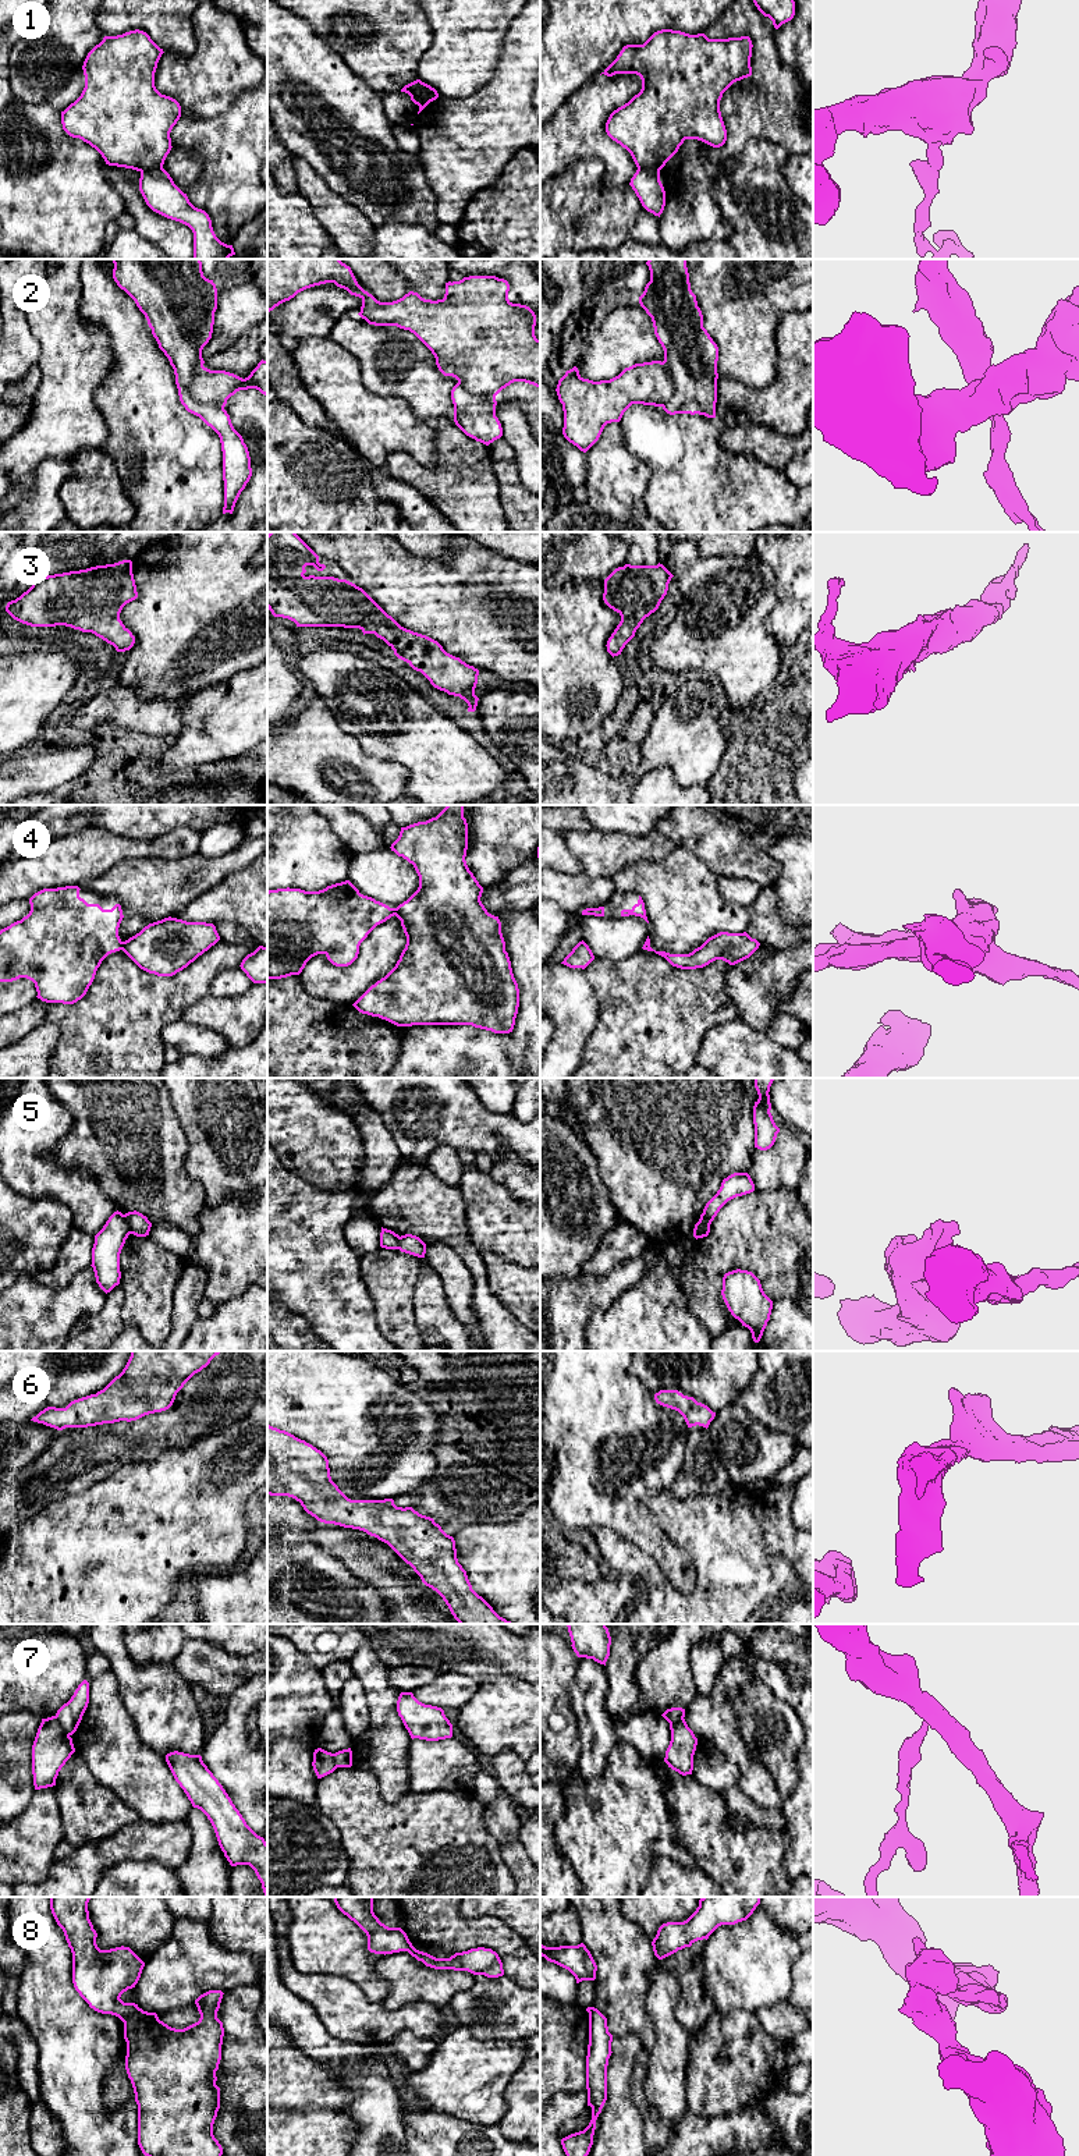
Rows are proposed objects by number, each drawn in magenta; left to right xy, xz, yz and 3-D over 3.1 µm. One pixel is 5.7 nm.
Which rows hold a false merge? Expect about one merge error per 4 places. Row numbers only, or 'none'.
1, 2, 4, 5, 7, 8

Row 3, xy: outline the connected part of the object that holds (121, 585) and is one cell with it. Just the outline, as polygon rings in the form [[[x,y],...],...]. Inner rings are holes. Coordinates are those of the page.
[[[132,561],[96,565],[86,570],[38,577],[32,586],[6,606],[6,611],[17,621],[31,627],[65,625],[82,632],[92,632],[117,652],[129,650],[135,636],[120,620],[123,607],[138,597],[132,574]]]

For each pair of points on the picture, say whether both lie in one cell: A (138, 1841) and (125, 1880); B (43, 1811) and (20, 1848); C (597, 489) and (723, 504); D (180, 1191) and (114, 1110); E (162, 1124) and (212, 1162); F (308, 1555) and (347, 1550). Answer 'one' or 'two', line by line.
A: two
B: one
C: two
D: one
E: two
F: two

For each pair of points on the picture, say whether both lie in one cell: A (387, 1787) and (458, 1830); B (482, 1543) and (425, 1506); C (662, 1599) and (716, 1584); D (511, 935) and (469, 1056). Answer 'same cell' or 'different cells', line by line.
A: different cells
B: different cells
C: same cell
D: different cells

